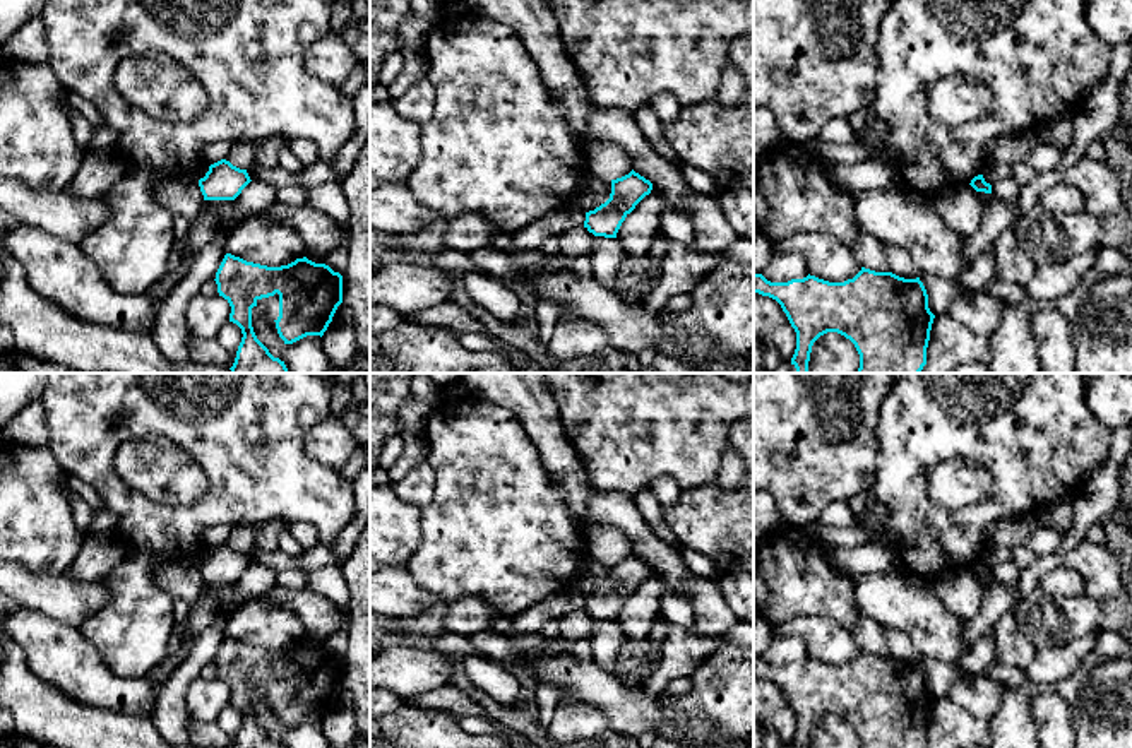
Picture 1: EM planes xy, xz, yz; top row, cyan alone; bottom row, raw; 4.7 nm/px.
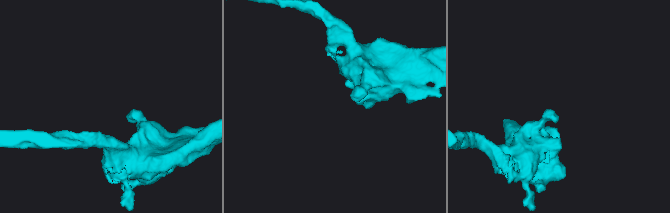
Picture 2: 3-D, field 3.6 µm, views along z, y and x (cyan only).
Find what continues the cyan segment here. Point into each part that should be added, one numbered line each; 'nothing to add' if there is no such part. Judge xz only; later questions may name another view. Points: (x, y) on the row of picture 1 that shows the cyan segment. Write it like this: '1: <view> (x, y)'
nothing to add

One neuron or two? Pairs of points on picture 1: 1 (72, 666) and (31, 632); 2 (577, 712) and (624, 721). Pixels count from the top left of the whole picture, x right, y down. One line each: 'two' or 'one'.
1: one
2: two

